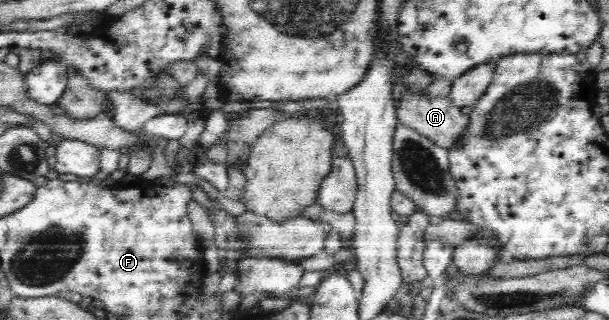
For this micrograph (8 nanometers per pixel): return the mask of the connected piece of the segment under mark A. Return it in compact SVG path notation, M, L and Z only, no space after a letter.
M423 90L407 92L402 95L397 107L397 119L401 124L428 138L436 146L444 149L452 149L460 140L468 126L468 115L460 111L449 96L426 96Z

